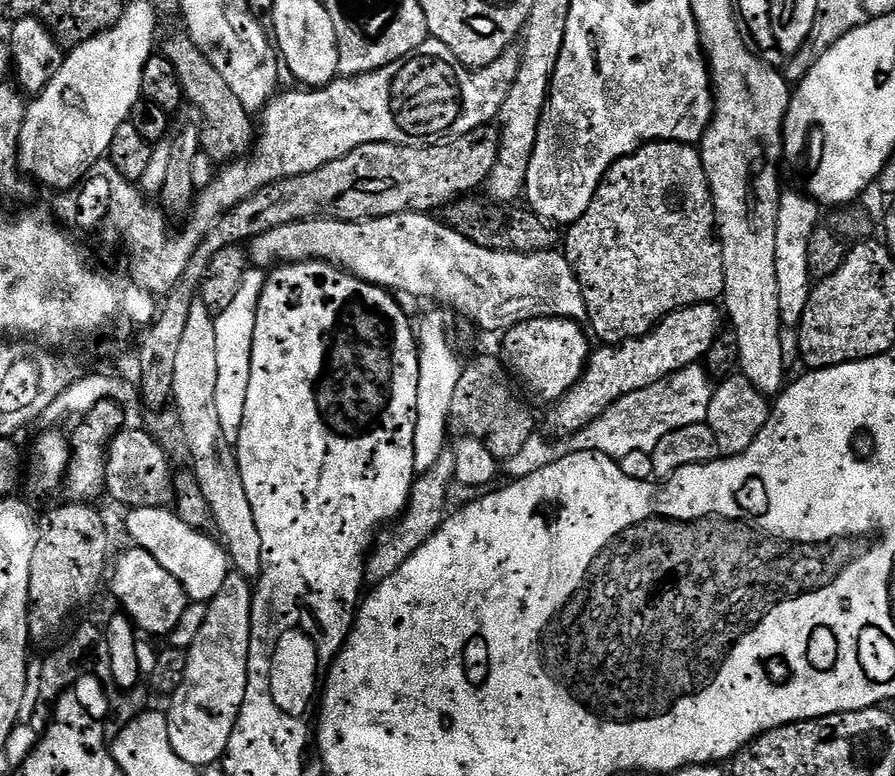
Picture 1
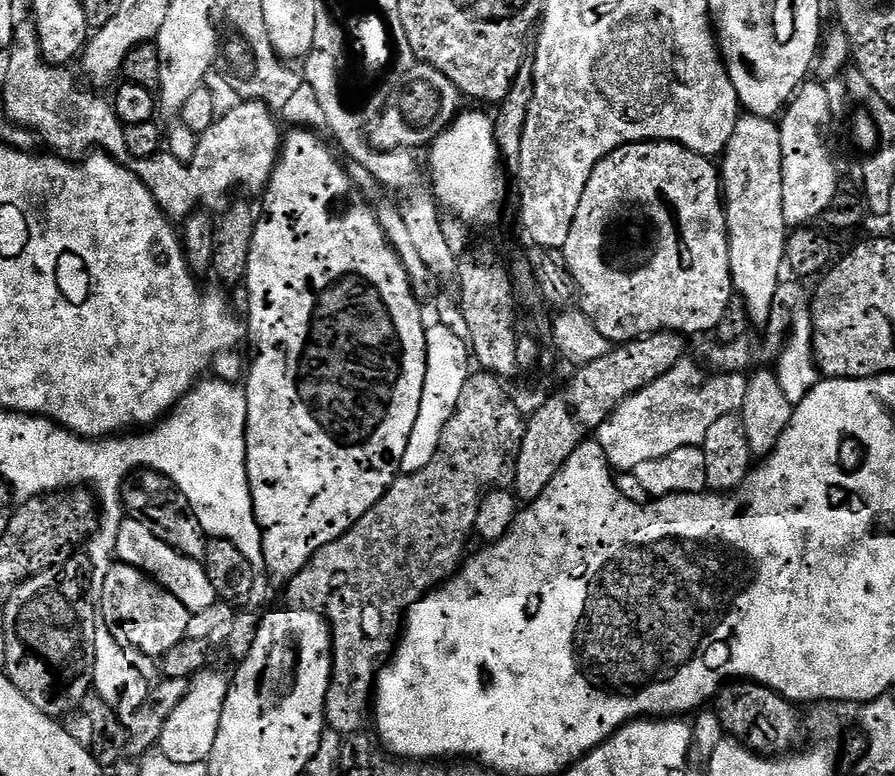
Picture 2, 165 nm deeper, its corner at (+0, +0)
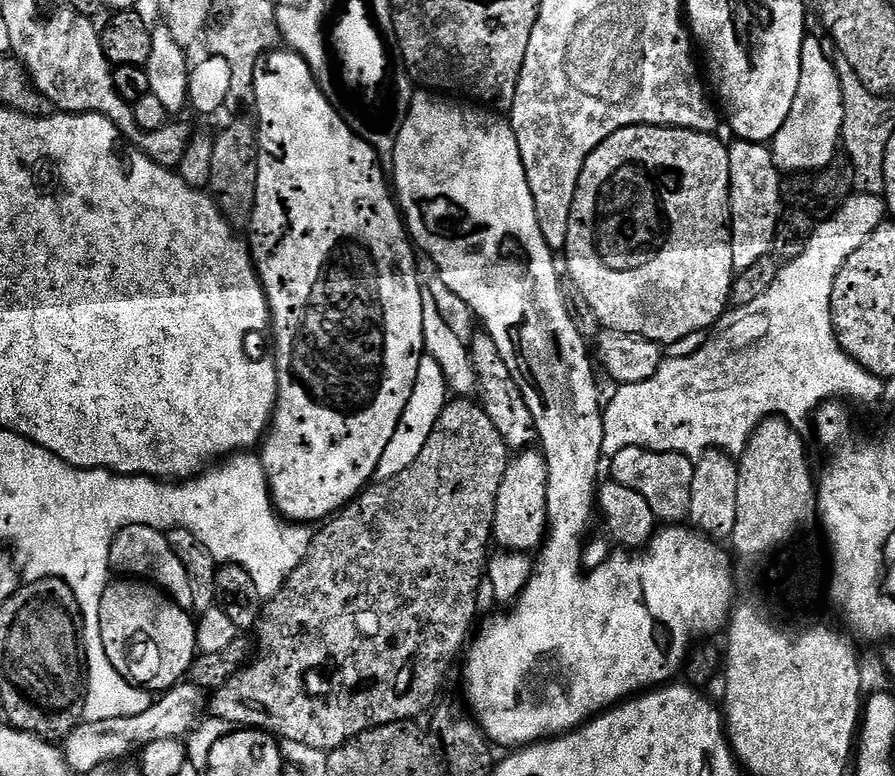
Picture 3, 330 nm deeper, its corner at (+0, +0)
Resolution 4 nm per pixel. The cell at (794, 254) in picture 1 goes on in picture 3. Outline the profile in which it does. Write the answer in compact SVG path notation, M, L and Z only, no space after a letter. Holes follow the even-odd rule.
M806 38L802 42L802 74L798 78L798 94L782 130L770 141L772 157L781 173L807 174L836 159L842 144L844 130L844 95L840 85L840 72L818 41Z

